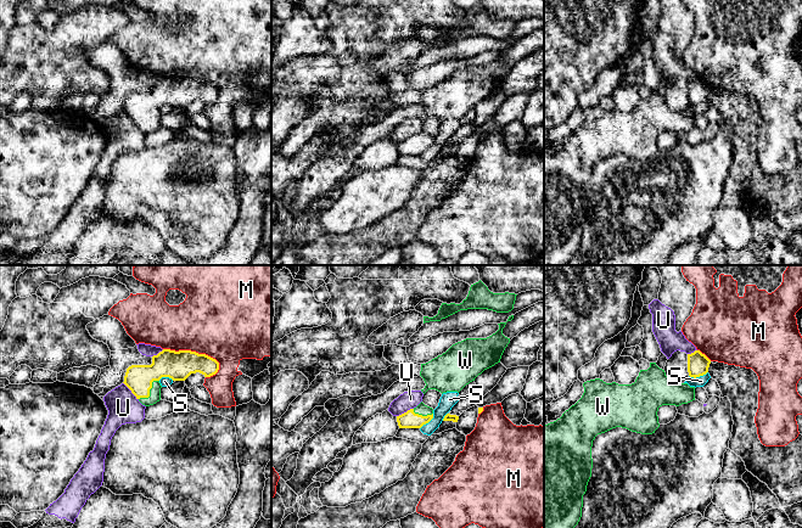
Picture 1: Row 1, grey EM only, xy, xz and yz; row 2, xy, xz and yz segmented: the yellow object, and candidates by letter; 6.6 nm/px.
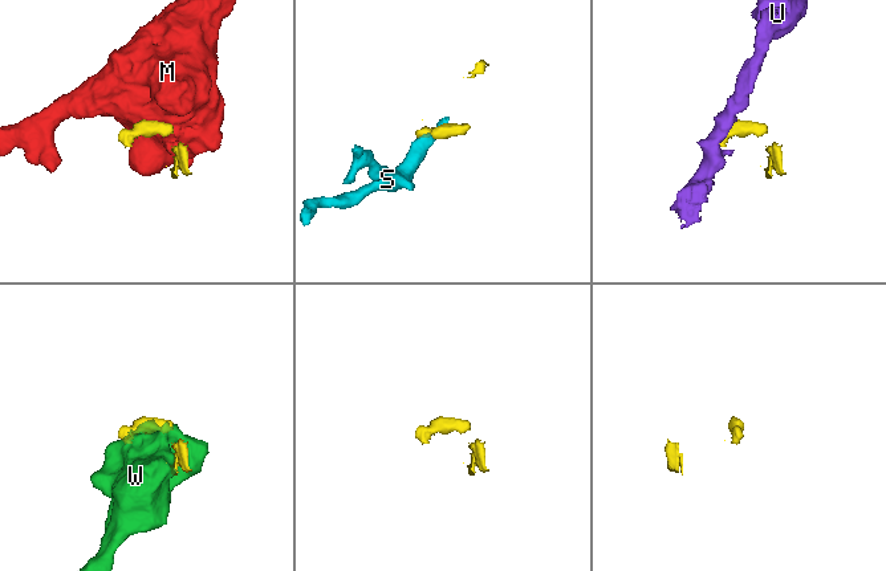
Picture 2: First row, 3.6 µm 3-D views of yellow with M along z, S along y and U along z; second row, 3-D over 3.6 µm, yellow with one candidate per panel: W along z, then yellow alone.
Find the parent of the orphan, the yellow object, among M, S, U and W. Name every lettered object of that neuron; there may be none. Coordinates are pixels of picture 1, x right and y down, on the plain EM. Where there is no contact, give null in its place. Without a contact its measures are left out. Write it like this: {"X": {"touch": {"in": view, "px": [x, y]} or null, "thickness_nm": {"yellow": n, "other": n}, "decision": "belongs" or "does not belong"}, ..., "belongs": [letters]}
{"M": {"touch": {"in": "xy", "px": [194, 79]}, "thickness_nm": {"yellow": 190, "other": 460}, "decision": "does not belong"}, "S": {"touch": {"in": "yz", "px": [697, 104]}, "thickness_nm": {"yellow": 140, "other": 70}, "decision": "does not belong"}, "U": {"touch": {"in": "xy", "px": [130, 117]}, "thickness_nm": {"yellow": 180, "other": 220}, "decision": "does not belong"}, "W": {"touch": {"in": "xy", "px": [149, 118]}, "thickness_nm": {"yellow": 190, "other": 80}, "decision": "belongs"}, "belongs": ["W"]}

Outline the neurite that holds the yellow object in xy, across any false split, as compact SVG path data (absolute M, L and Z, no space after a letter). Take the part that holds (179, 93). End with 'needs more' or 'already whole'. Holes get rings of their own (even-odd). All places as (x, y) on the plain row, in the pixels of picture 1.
M163 77L152 84L151 92L131 92L127 96L124 112L145 134L161 128L162 105L173 108L185 108L191 101L200 100L204 105L215 102L219 90L206 83L191 78Z | needs more

